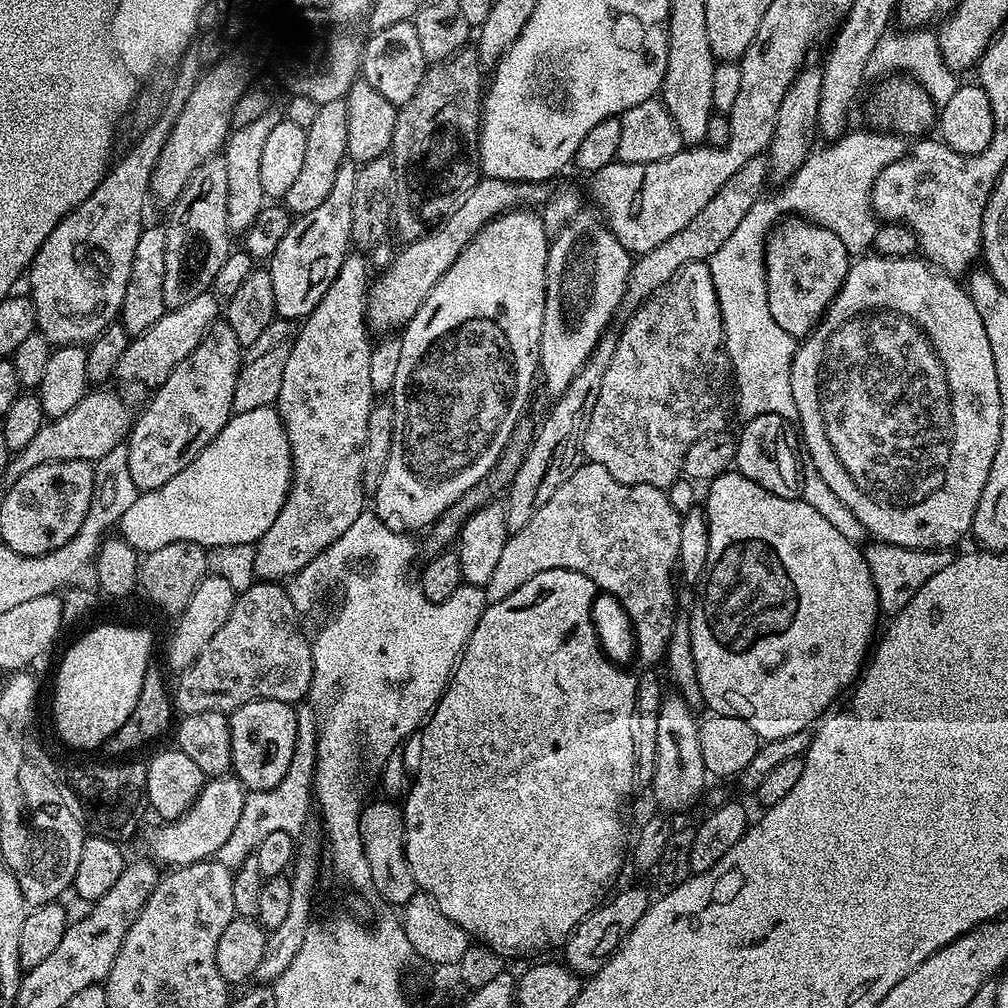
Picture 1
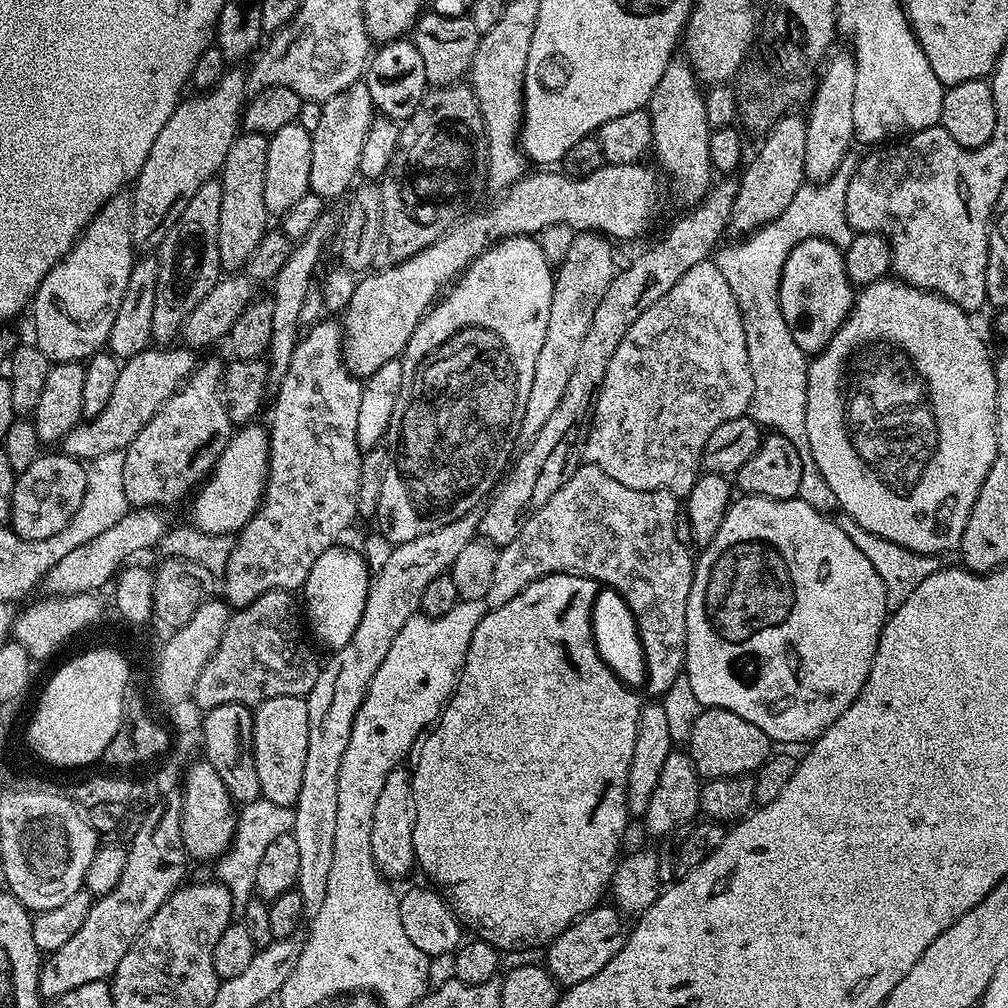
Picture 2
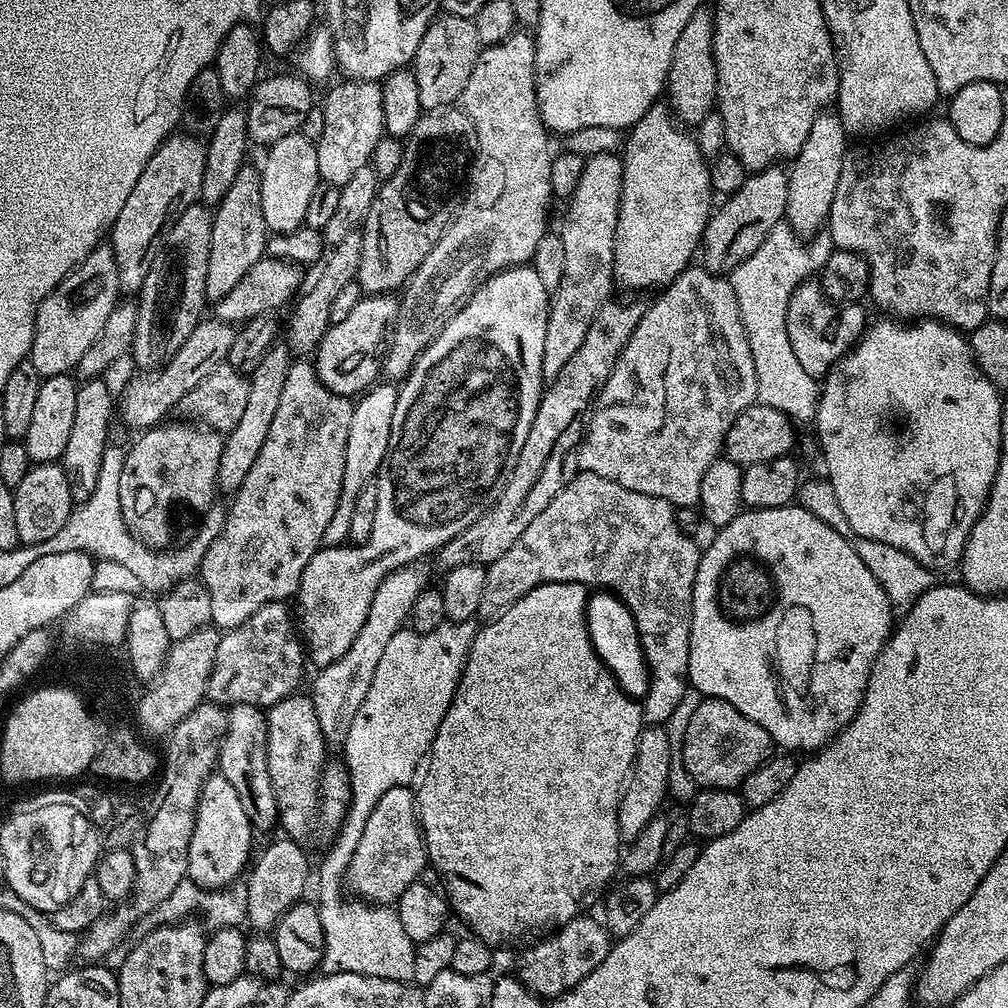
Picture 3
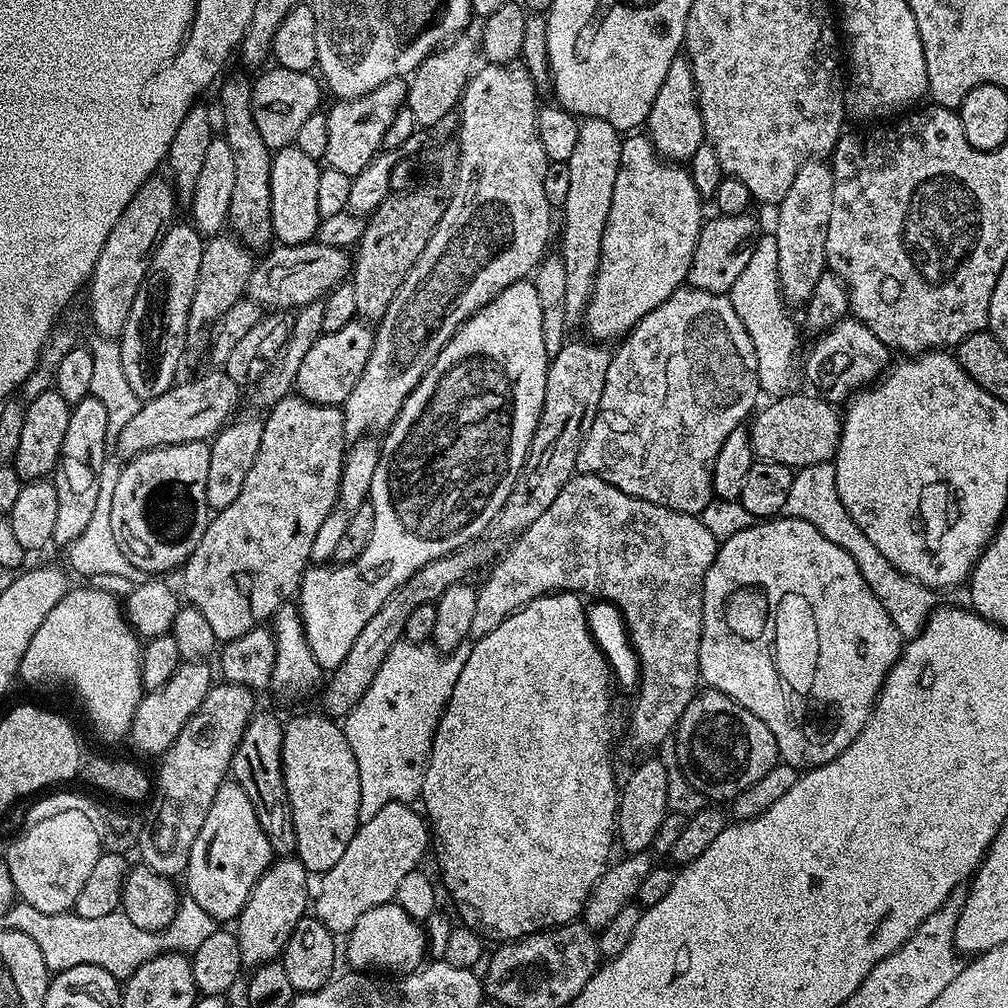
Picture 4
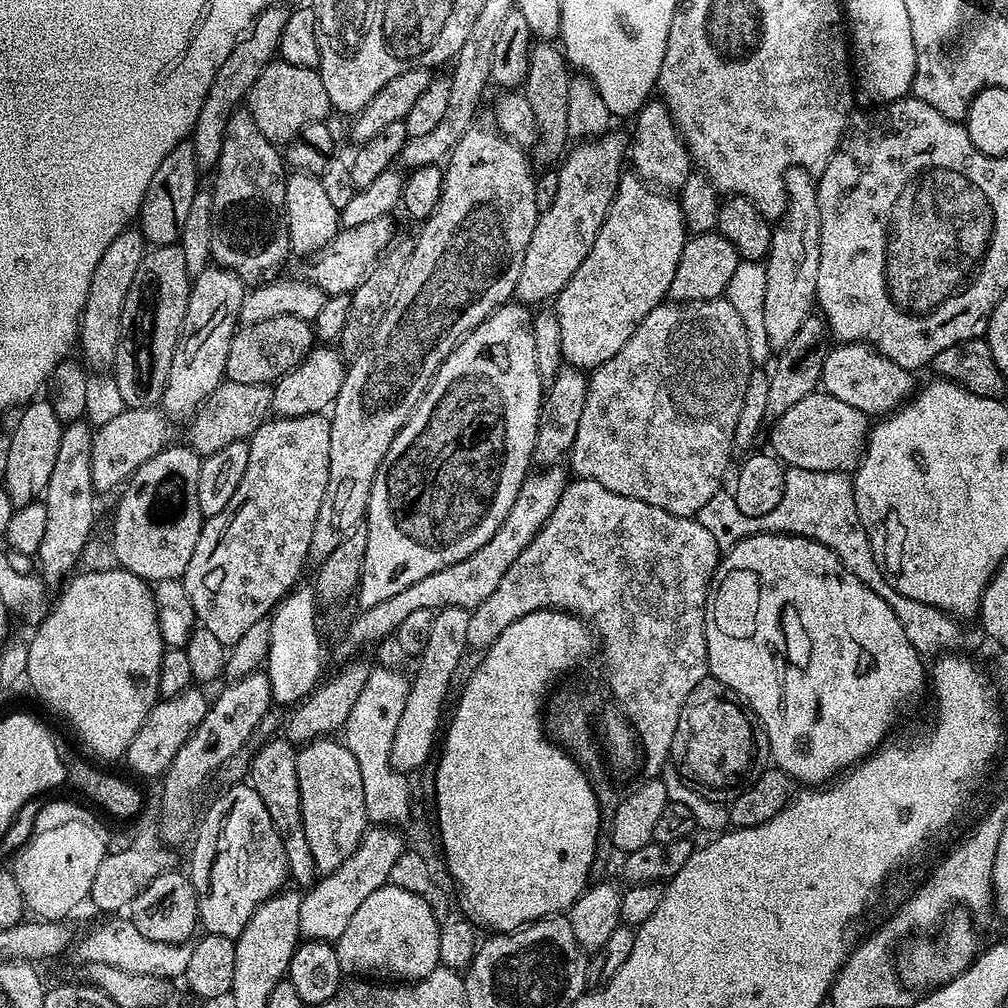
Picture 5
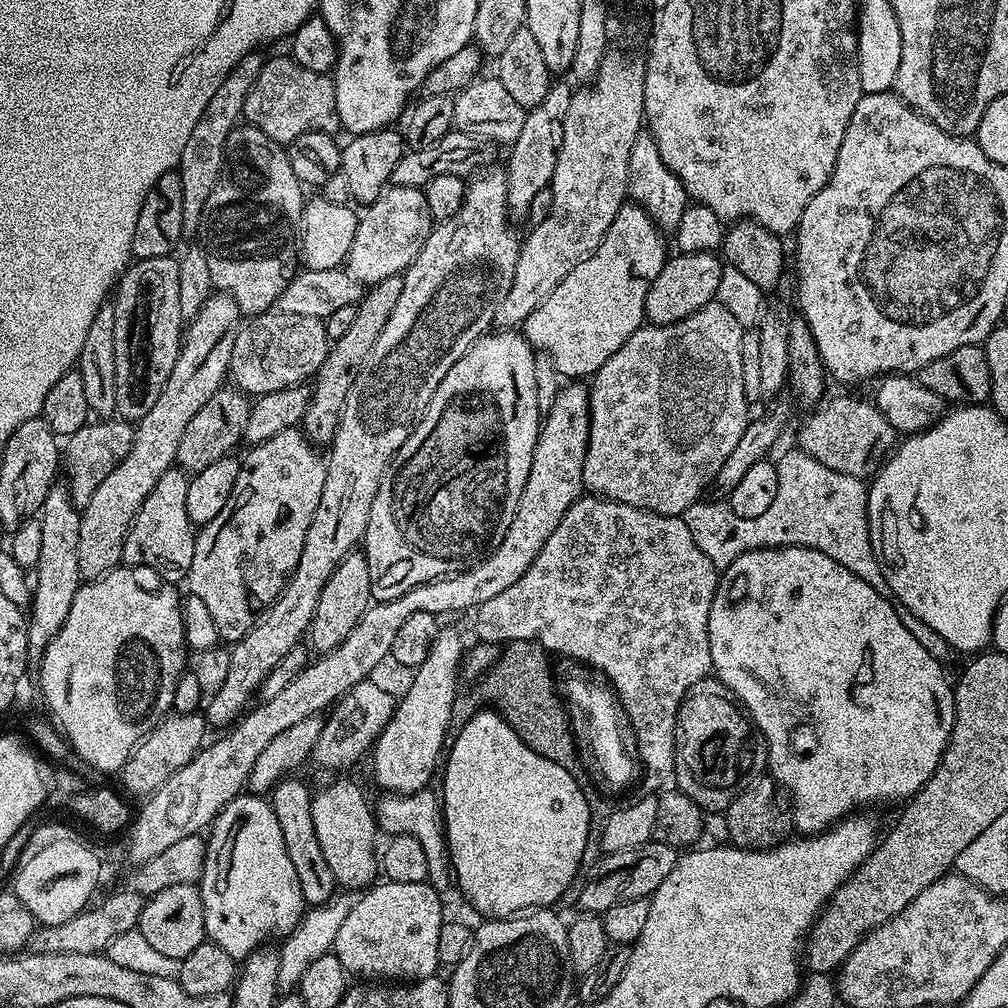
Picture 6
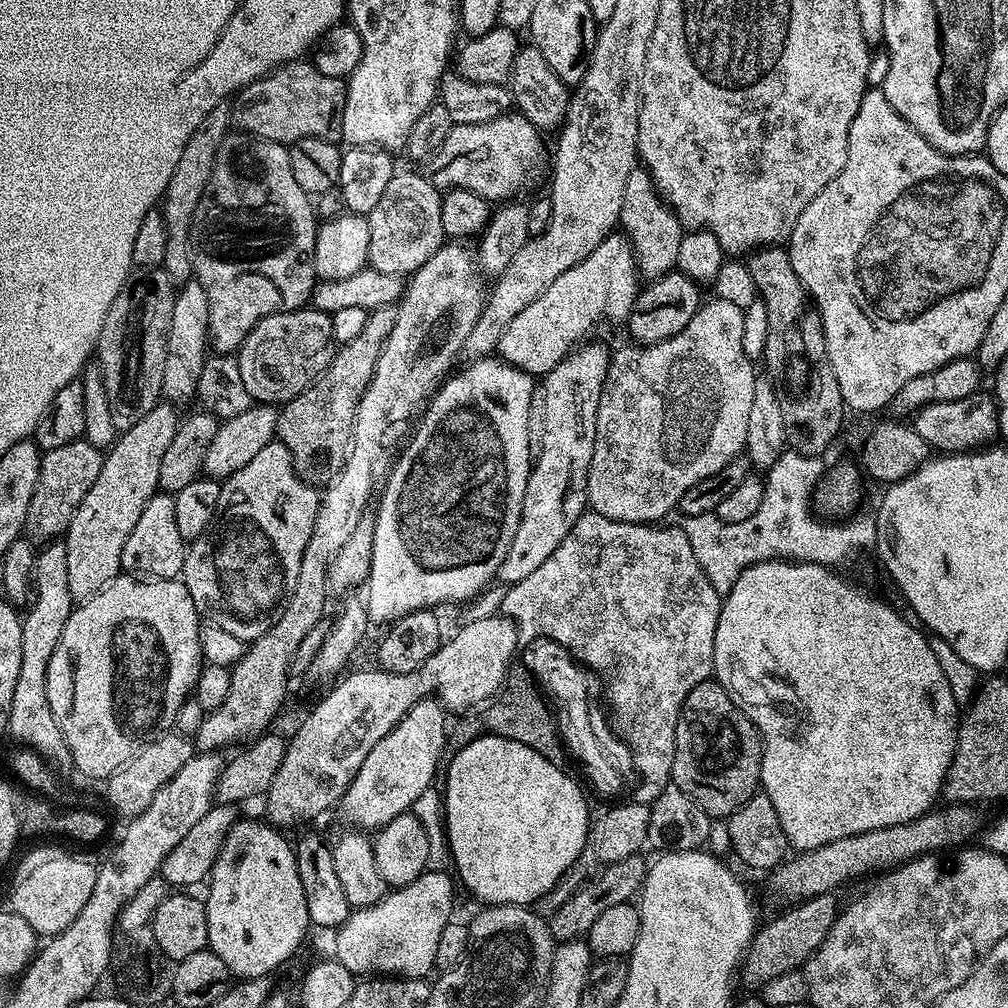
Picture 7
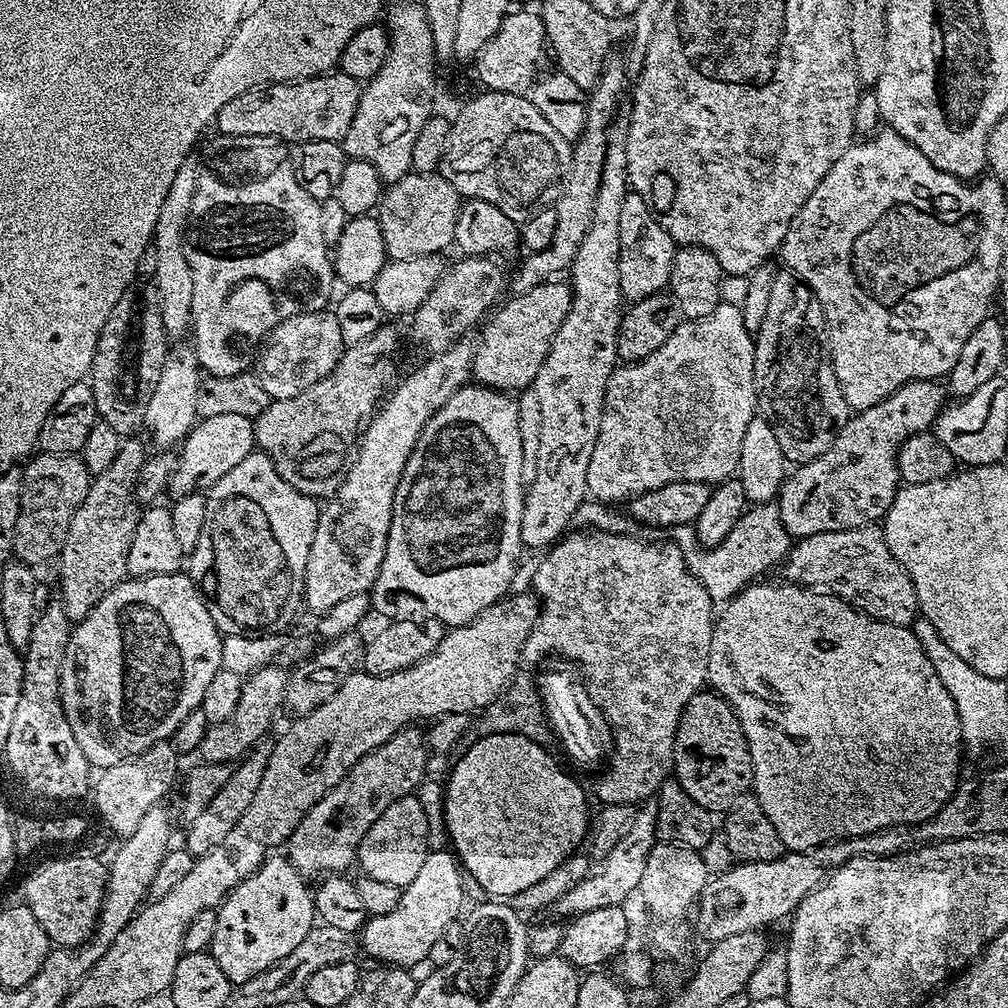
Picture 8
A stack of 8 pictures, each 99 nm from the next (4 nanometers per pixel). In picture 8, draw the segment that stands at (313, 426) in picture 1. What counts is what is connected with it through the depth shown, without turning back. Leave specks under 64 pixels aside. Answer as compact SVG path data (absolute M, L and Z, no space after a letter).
M254 450L246 458L242 458L242 462L238 462L238 466L234 466L234 470L230 470L230 474L222 474L222 478L218 478L215 486L207 489L206 522L202 522L202 538L198 538L198 546L194 546L194 550L187 557L186 572L187 575L192 577L197 588L200 589L200 595L203 596L204 604L208 607L210 618L216 623L216 627L220 629L224 636L280 634L285 631L283 628L295 618L296 611L302 608L306 562L310 558L310 546L314 542L320 509L321 505L313 497L294 490L294 486L290 486L290 482L281 478L274 462L270 462L266 453L259 450Z

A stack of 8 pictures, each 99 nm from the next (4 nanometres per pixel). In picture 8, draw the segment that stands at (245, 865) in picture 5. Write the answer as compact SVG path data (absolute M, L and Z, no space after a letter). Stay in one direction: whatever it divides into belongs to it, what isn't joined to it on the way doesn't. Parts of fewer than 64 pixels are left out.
M280 854L269 855L264 865L254 874L246 877L229 896L215 909L216 925L212 939L211 954L222 966L222 974L234 986L262 974L270 966L274 966L286 954L297 948L298 942L310 934L317 919L316 908L312 905L313 889L307 888L305 877L293 866L292 861Z

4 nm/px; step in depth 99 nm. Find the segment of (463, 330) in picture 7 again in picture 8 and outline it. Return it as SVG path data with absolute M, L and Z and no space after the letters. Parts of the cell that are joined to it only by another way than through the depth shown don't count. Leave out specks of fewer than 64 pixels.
M269 666L260 668L257 672L247 677L242 686L242 692L238 694L238 704L234 706L234 712L226 722L218 722L209 727L208 733L202 738L198 749L198 756L204 762L236 762L248 755L257 744L265 739L268 727L272 724L272 719L276 716L276 711L281 711L284 702L284 691L288 681L288 672L280 666Z

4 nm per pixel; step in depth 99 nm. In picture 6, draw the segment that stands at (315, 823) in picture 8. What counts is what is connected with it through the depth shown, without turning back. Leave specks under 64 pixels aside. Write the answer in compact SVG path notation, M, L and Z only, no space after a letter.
M444 626L434 638L434 646L430 646L426 662L422 662L411 673L412 685L405 690L401 700L399 697L398 703L393 707L392 717L386 722L370 752L376 780L384 787L385 793L417 792L433 783L432 775L435 772L437 775L446 741L450 736L450 710L458 691L456 675L461 675L465 655L466 643L460 637L459 630Z

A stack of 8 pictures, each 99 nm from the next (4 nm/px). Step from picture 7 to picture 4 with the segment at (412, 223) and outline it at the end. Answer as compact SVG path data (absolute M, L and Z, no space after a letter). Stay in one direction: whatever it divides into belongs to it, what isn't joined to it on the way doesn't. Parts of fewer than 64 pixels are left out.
M280 244L264 255L268 254L261 260L259 257L253 267L246 293L247 299L264 310L295 310L315 300L324 300L333 289L345 283L350 272L349 253L325 244Z

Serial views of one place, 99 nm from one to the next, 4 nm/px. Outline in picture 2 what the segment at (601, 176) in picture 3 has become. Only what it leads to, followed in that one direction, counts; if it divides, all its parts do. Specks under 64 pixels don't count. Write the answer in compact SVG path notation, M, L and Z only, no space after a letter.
M577 231L566 258L555 269L550 322L546 322L546 338L542 338L542 350L538 350L538 359L534 361L534 382L526 401L526 414L522 414L521 441L527 442L536 437L538 430L546 426L550 414L554 414L558 402L562 402L562 394L566 394L566 382L570 382L570 374L574 374L578 350L590 330L594 310L598 310L602 294L606 294L618 271L612 247L613 241L599 232Z

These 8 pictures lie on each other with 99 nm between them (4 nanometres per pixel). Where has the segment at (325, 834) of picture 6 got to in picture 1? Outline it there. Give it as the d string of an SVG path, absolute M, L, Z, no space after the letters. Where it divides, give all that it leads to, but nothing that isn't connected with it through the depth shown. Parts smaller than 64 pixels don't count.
M255 700L246 706L236 708L228 716L230 726L230 750L232 751L231 771L248 792L270 790L286 778L290 762L294 758L294 746L298 722L296 708L286 702Z

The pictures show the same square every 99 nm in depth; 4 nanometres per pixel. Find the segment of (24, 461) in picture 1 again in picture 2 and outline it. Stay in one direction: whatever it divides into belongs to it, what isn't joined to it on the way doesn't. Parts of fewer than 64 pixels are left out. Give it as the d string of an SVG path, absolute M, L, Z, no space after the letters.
M152 346L148 351L132 356L123 361L118 374L118 382L114 385L114 394L110 394L110 402L93 420L81 422L64 435L62 452L81 462L90 462L94 458L102 458L102 454L123 452L134 442L134 438L154 418L154 414L184 384L184 381L196 371L198 356L187 346Z

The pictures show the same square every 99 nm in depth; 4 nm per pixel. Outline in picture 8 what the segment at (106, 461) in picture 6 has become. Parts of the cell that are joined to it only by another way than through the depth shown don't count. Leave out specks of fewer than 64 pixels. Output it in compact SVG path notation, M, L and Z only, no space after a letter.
M40 452L23 465L20 472L18 516L12 531L15 559L29 566L37 566L36 564L44 564L47 560L55 561L59 557L66 542L70 518L74 518L78 506L82 506L82 498L86 498L89 483L88 470L76 454L59 456Z

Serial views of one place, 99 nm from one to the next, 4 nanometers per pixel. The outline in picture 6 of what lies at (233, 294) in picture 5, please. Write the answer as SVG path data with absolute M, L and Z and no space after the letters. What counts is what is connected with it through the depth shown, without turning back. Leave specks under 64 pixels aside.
M212 294L196 316L187 321L186 331L178 345L174 370L170 370L170 378L166 378L166 386L162 386L158 402L150 406L141 420L135 421L130 452L122 462L118 462L118 466L114 466L114 470L110 470L110 474L106 474L90 502L86 502L80 512L76 553L78 570L85 581L105 576L123 561L128 528L142 502L146 502L146 494L150 494L158 478L176 464L178 442L182 442L182 434L190 418L194 418L194 414L198 414L198 410L202 410L202 406L206 406L206 402L210 402L212 395L225 383L234 338L241 327L242 313L236 303L223 294Z

